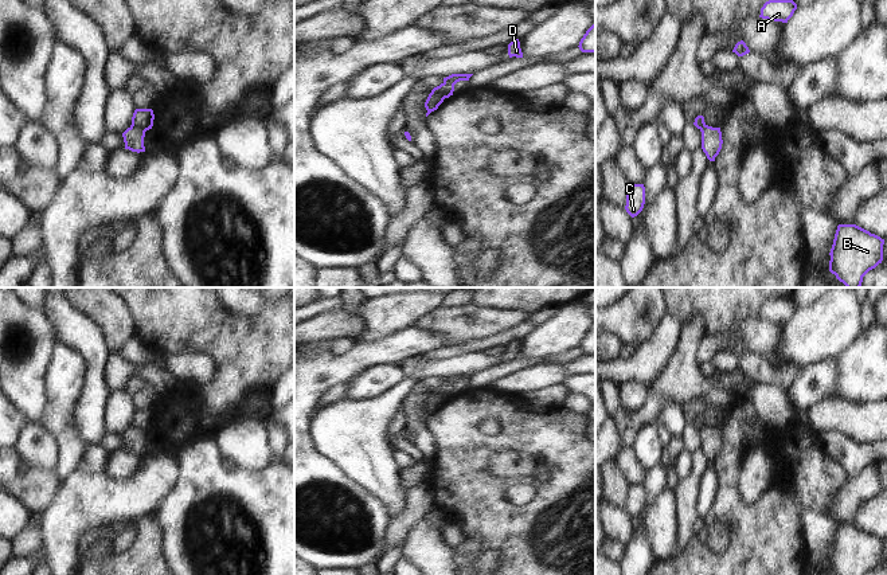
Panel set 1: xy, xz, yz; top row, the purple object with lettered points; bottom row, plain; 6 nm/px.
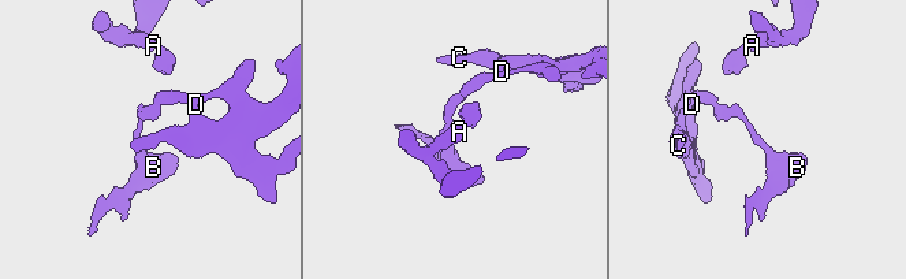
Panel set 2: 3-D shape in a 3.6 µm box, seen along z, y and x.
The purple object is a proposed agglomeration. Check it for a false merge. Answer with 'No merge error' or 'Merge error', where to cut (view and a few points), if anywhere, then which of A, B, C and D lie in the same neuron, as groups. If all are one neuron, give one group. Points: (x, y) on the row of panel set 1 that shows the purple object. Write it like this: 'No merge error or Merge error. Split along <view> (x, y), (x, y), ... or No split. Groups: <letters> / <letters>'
Merge error. Split along xy (131, 125), (145, 130). Groups: A C D / B.

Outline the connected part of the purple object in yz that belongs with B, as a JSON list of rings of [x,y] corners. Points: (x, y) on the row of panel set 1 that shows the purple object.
[[[839,224],[829,271],[847,288],[860,288],[863,277],[882,263],[883,245],[884,239],[856,224]]]

